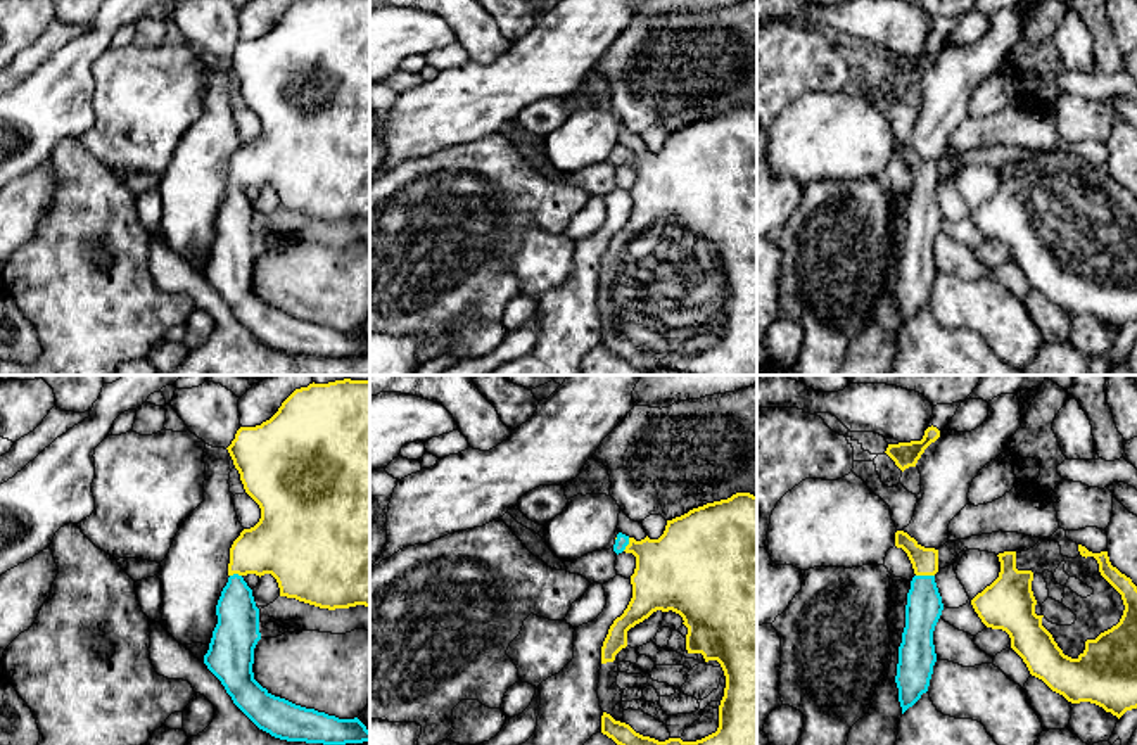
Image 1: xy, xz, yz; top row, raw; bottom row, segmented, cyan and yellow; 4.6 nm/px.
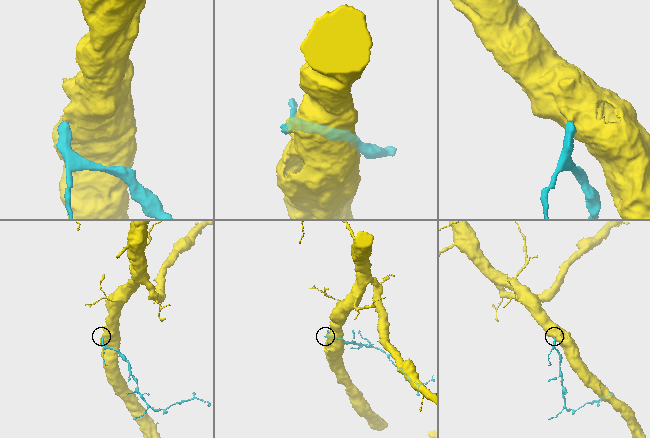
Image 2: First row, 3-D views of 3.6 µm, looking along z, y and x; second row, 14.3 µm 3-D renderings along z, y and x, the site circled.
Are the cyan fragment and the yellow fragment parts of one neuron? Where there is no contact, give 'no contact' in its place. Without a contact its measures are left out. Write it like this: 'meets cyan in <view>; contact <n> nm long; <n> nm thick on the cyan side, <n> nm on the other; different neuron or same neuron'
meets cyan in yz; contact 90 nm long; 170 nm thick on the cyan side, 130 nm on the other; same neuron

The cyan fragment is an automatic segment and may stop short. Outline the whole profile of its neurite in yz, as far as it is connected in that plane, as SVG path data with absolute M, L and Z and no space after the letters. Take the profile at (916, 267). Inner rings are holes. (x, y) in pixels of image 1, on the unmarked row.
M904 143L895 145L895 159L907 166L916 187L907 206L905 240L895 289L904 327L928 304L937 275L933 244L943 216L935 195L938 162L921 159Z

